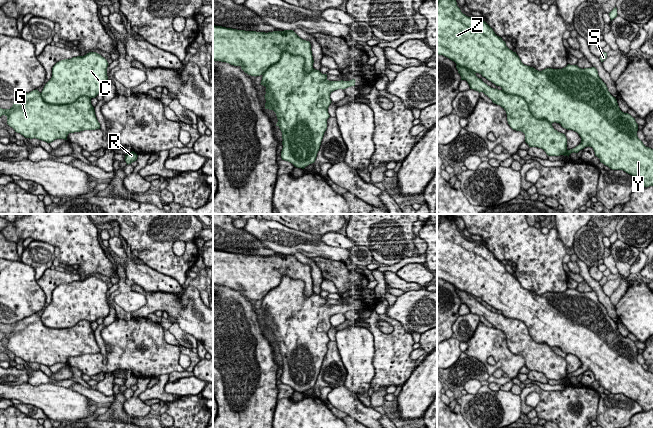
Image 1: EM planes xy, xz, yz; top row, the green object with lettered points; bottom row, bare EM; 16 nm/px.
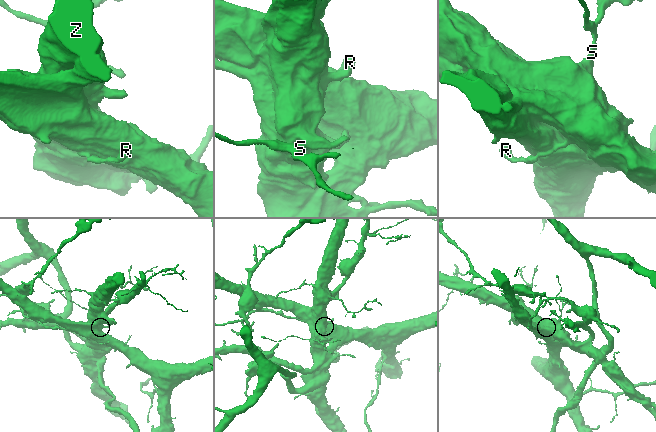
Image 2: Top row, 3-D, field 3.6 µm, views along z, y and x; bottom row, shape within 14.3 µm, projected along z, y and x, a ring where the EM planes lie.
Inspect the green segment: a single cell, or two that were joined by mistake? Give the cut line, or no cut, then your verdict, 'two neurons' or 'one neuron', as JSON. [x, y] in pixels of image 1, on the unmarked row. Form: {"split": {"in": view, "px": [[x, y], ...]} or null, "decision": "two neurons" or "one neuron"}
{"split": {"in": "xz", "px": [[313, 292], [306, 296], [301, 280], [283, 276], [262, 298]]}, "decision": "two neurons"}

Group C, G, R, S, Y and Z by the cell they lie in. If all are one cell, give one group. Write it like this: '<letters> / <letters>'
C R S Y Z / G

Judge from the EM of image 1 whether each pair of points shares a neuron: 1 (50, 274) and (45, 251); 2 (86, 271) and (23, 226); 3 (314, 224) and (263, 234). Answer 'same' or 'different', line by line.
1: different
2: same
3: different

